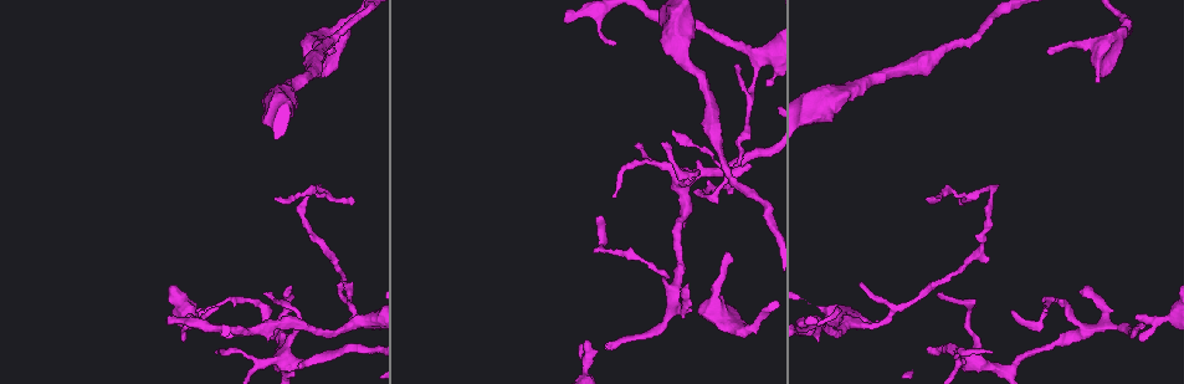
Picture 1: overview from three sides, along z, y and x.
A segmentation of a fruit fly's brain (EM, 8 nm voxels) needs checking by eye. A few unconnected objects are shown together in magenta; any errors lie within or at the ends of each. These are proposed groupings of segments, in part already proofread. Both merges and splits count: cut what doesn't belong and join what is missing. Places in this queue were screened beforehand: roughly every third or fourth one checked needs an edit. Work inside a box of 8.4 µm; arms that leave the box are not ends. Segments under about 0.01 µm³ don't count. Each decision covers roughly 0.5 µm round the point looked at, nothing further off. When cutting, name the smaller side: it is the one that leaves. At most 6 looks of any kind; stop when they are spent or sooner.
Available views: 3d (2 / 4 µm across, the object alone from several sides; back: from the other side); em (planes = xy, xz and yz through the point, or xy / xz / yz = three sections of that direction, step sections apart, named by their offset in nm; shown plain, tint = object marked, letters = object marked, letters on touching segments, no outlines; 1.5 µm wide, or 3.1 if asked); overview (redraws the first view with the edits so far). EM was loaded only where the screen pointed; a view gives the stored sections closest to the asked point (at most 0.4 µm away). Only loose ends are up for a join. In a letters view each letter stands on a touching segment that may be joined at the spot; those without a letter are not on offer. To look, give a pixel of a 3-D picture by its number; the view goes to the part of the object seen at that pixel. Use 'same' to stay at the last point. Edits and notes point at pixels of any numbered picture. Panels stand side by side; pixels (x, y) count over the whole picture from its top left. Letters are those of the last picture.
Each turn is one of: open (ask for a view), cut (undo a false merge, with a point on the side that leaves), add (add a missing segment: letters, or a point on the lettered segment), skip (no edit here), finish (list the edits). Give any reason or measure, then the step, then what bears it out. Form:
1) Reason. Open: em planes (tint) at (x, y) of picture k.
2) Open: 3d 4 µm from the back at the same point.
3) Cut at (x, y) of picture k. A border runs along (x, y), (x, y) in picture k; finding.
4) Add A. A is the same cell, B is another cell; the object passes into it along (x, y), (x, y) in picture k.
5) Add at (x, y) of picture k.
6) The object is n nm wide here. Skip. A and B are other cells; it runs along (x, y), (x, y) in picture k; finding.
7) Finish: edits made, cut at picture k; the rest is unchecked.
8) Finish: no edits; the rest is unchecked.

Calibre changes. Open: 3d 4 µm from the back at (716, 151) of picture 1.

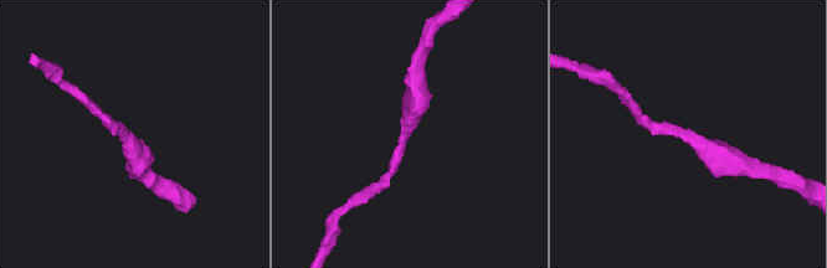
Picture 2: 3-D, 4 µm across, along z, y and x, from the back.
Open: em xy step 4 (tint) at (126, 139) of picture 2.

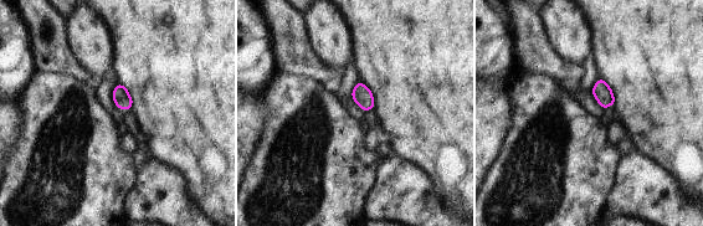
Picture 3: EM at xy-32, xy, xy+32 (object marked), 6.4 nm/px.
Open: em planes (letters) at the same point.

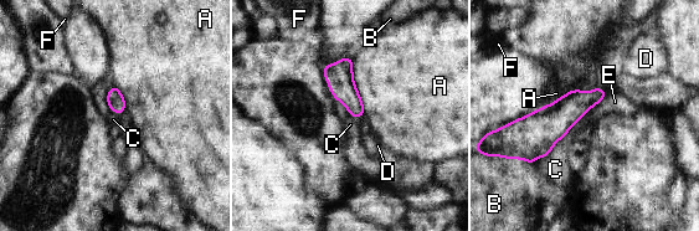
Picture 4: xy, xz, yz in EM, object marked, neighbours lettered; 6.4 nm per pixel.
Skip. A, B, C, D, E and F are other cells; it runs along (602, 93), (529, 138), (491, 139) in picture 4; one neuron here.

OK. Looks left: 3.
Open: 3d 4 µm at (615, 43) of picture 1.

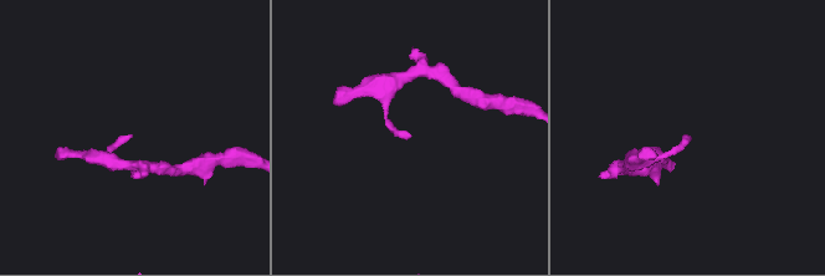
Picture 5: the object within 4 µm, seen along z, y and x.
Now the EM. Open: em planes (letters) at (411, 136) of picture 5.

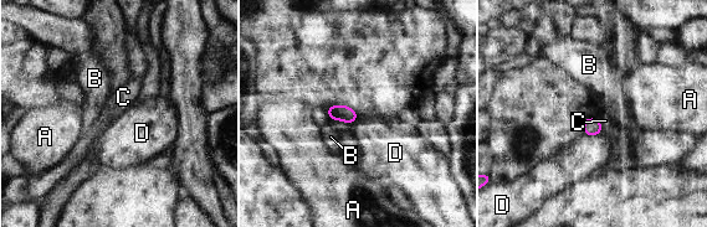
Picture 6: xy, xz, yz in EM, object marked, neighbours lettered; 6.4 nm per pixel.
The longest contact is with C, 160 nm. Skip. A, B, C and D are other cells; a border runs along (600, 132), (597, 134), (584, 134) in picture 6; no lettered segment goes on from it.

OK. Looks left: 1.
Finish: no edits; the rest is unchecked.

